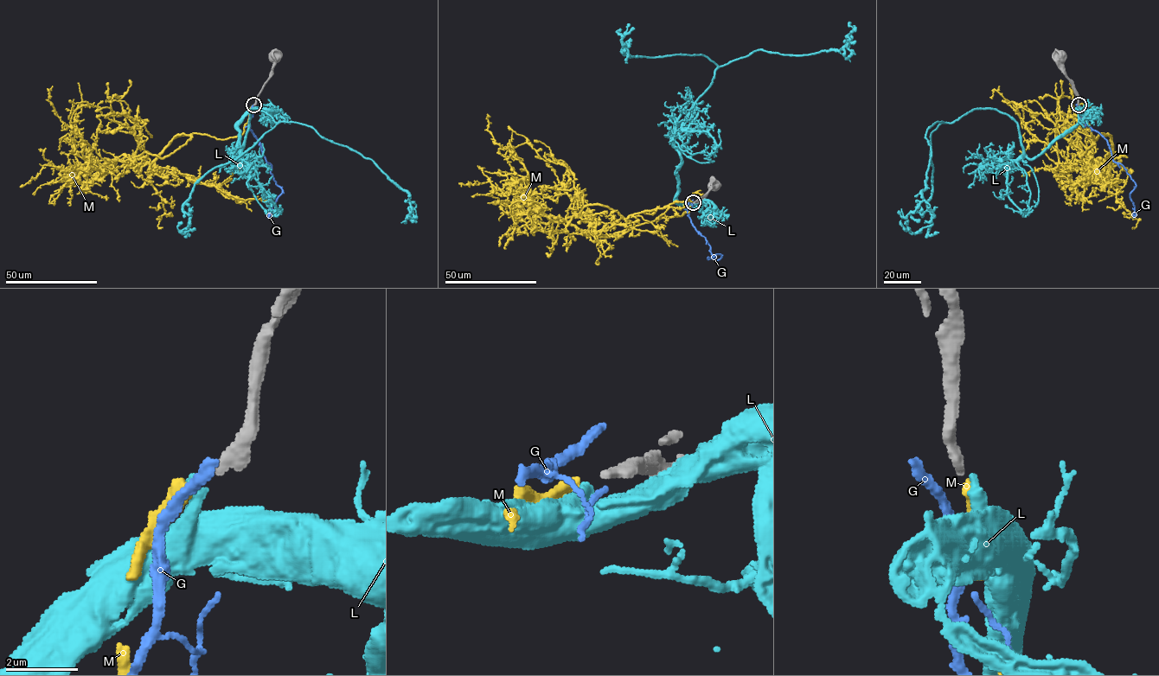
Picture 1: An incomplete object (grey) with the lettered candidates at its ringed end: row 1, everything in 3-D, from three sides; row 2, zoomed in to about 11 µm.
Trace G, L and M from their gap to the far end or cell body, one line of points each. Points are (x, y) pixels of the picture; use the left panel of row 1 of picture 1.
G: (252, 105), (249, 129), (259, 141), (265, 160), (272, 165), (273, 180), (282, 190), (268, 216), (269, 208)
L: (252, 105), (238, 125), (241, 159), (252, 109), (310, 126), (406, 191), (416, 206), (401, 222)
M: (252, 105), (240, 135), (177, 136), (150, 162), (96, 168), (48, 89), (50, 98)

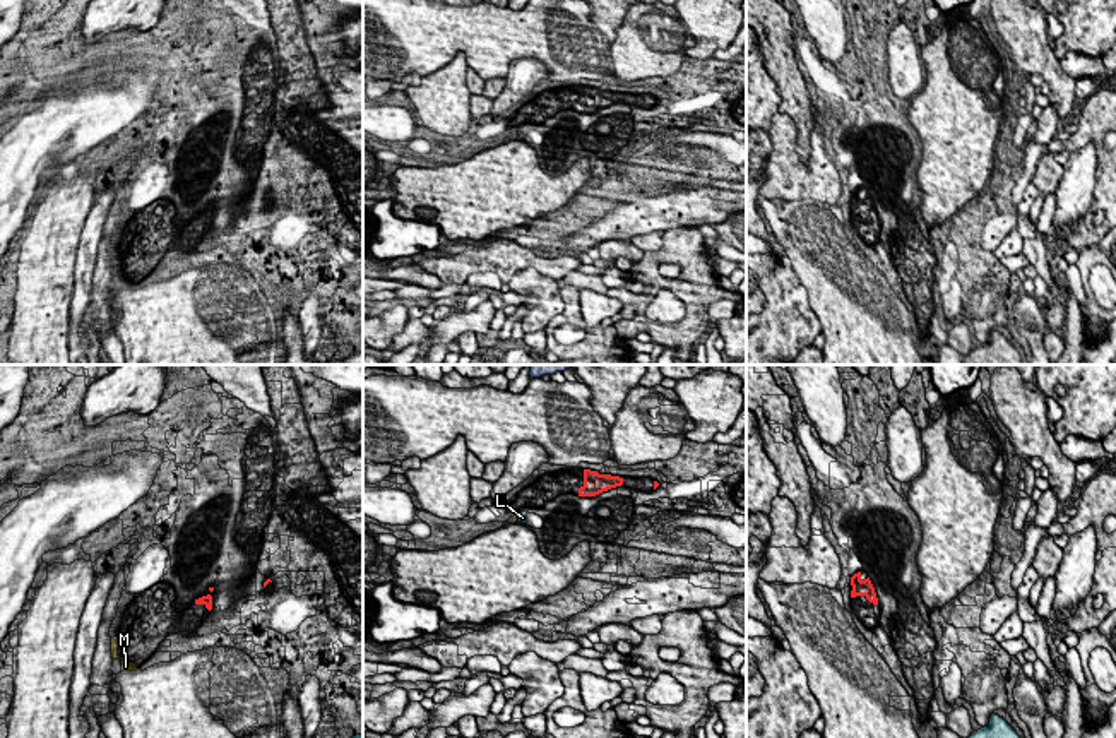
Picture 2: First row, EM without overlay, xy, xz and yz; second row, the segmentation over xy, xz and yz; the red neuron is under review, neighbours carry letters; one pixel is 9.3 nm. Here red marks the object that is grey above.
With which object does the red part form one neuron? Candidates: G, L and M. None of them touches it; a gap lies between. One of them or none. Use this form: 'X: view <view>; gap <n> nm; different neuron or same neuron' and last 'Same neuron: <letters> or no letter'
G: view xz; gap 950 nm; different neuron
L: view xz; gap 500 nm; different neuron
M: view xy; gap 800 nm; same neuron
Same neuron: M

